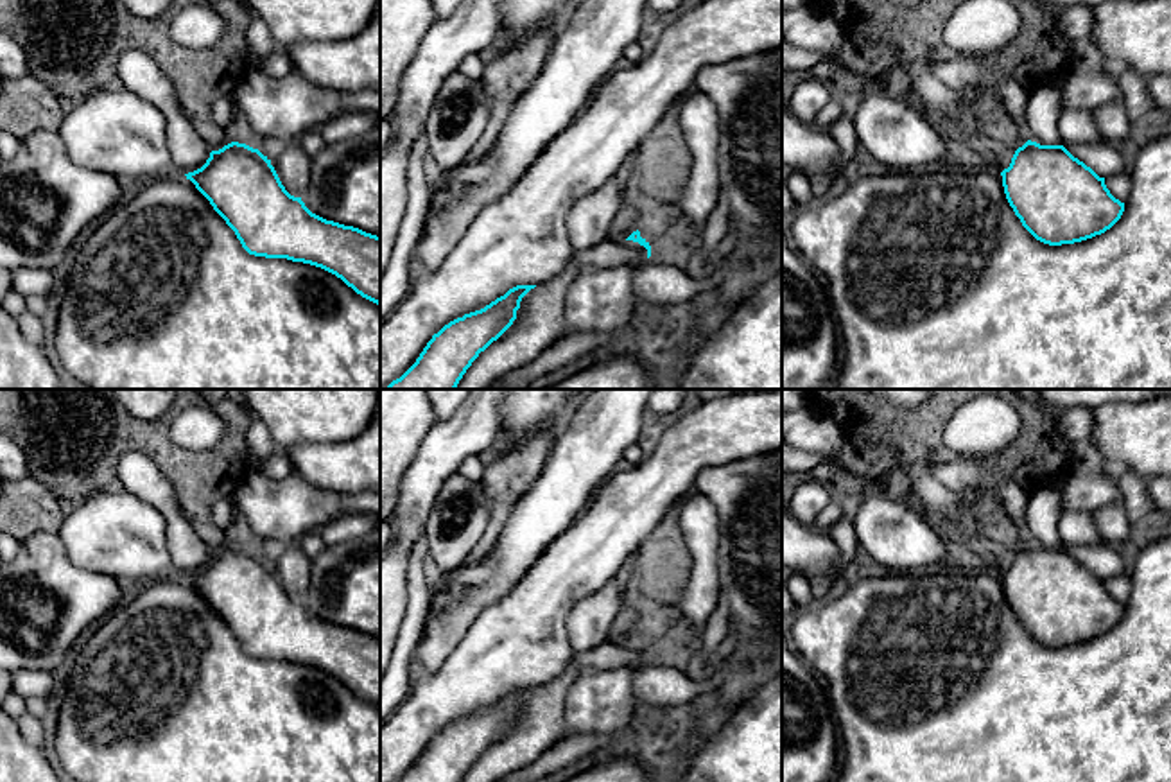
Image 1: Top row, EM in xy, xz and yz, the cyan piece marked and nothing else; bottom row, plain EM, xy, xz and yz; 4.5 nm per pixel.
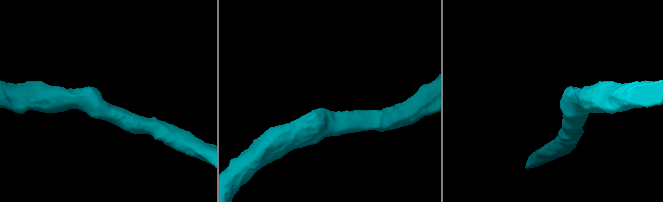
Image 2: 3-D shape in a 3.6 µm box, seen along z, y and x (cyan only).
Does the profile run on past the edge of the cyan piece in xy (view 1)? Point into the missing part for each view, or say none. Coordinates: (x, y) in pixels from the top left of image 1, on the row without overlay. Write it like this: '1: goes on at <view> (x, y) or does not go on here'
1: does not go on here

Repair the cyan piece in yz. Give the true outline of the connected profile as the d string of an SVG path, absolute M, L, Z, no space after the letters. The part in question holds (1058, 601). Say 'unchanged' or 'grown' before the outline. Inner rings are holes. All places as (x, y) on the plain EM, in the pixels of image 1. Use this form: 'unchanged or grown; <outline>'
unchanged; M1028 542L1001 578L1006 601L1022 628L1049 647L1101 637L1124 613L1124 604L1110 595L1105 579L1063 547Z

